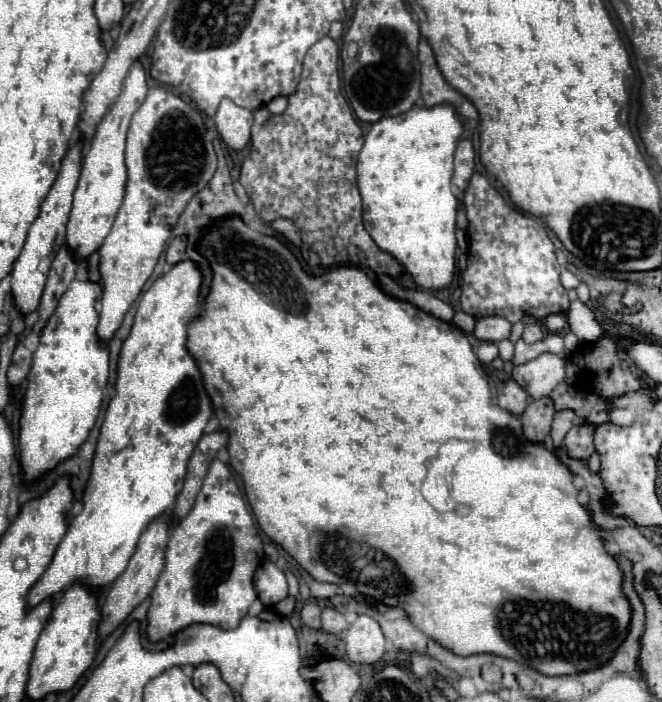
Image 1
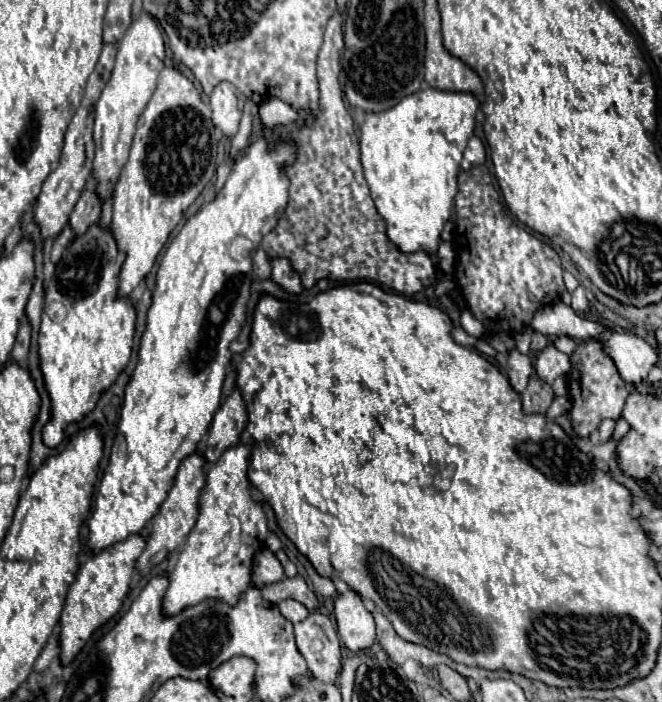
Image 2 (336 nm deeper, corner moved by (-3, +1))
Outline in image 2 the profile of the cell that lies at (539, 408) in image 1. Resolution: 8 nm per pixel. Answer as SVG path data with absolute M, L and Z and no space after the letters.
M531 378L529 386L521 394L523 412L527 412L527 414L545 414L547 408L551 406L553 398L555 398L555 394L553 394L553 390L547 382L543 382L539 378Z

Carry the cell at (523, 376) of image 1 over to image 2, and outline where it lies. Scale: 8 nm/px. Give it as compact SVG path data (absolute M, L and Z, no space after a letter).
M549 344L535 362L535 372L541 380L545 380L547 384L553 384L553 380L557 376L565 376L571 370L571 362L569 356L559 352L553 344Z

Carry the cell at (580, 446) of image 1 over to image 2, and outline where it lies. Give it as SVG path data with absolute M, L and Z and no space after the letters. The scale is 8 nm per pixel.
M595 340L581 342L577 346L577 350L573 352L573 356L571 356L571 364L573 364L575 370L579 370L581 398L575 400L575 404L573 404L571 412L569 412L569 418L571 418L575 434L579 438L587 438L593 430L599 428L599 424L605 418L611 418L611 420L619 420L621 418L621 410L623 410L625 398L633 390L633 386L631 384L627 386L627 382L621 380L613 360L601 352L601 344L595 342Z

